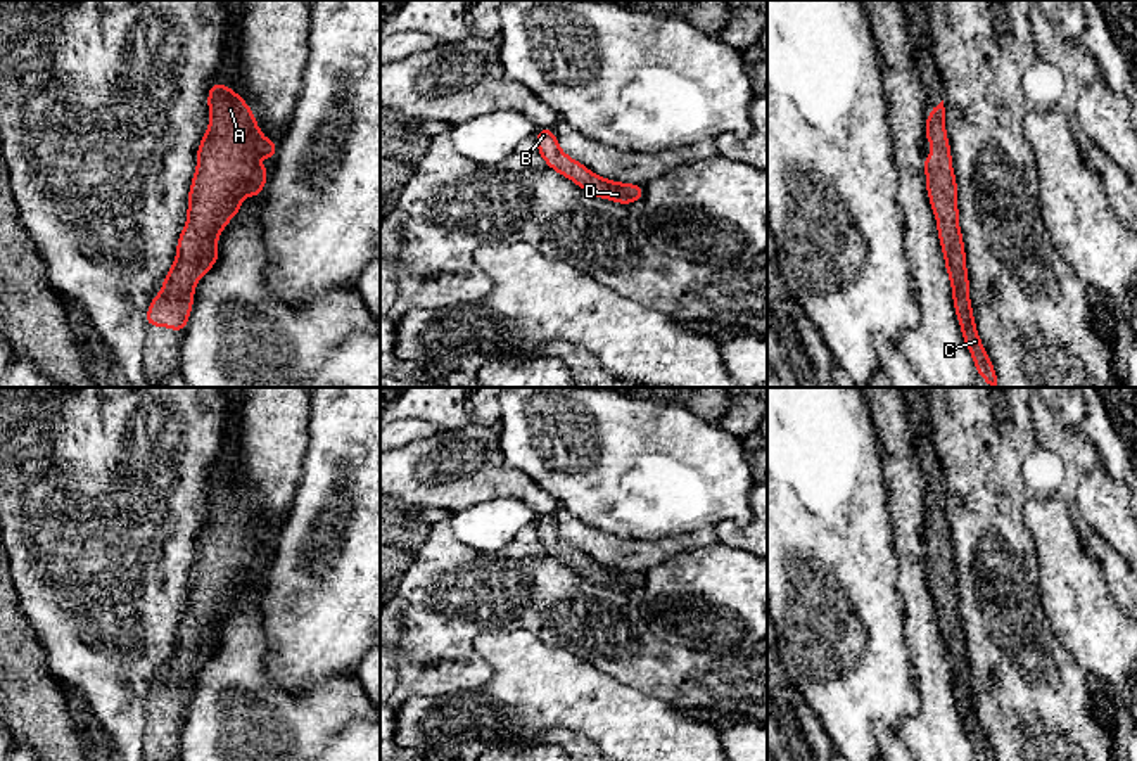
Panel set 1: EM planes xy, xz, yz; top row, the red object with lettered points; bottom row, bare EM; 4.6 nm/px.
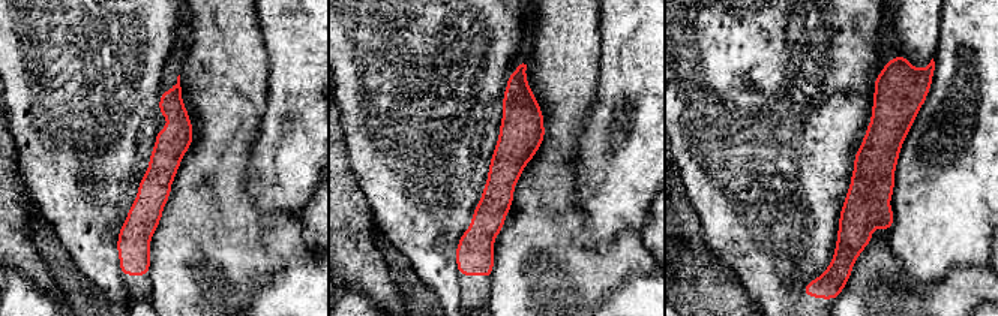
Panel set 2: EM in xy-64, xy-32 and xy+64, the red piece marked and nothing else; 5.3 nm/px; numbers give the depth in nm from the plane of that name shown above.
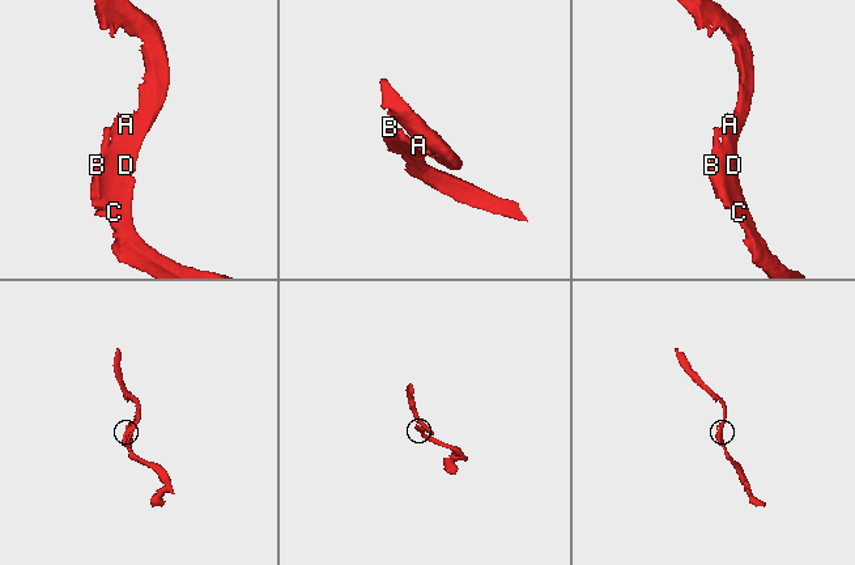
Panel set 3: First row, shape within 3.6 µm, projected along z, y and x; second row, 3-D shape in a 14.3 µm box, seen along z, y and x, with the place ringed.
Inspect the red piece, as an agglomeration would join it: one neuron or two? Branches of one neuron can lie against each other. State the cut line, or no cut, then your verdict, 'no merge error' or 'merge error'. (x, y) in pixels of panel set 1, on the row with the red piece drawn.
cut none; no merge error

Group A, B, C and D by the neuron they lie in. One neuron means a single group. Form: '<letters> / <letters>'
A B C D

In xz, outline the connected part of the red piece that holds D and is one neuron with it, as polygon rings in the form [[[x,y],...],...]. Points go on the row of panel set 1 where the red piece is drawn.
[[[539,128],[534,135],[537,142],[537,154],[543,161],[558,175],[572,180],[588,194],[610,199],[617,204],[629,206],[634,201],[645,199],[645,187],[638,183],[622,183],[615,180],[607,180],[603,176],[594,175],[582,163],[567,156],[560,145],[553,128]]]

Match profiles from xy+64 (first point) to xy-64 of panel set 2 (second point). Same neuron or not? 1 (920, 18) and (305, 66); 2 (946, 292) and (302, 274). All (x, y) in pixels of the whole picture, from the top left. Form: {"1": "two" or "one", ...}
{"1": "two", "2": "two"}

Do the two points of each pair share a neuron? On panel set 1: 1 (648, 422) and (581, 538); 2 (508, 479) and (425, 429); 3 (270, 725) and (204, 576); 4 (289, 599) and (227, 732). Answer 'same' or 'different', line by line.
1: different
2: different
3: different
4: different

